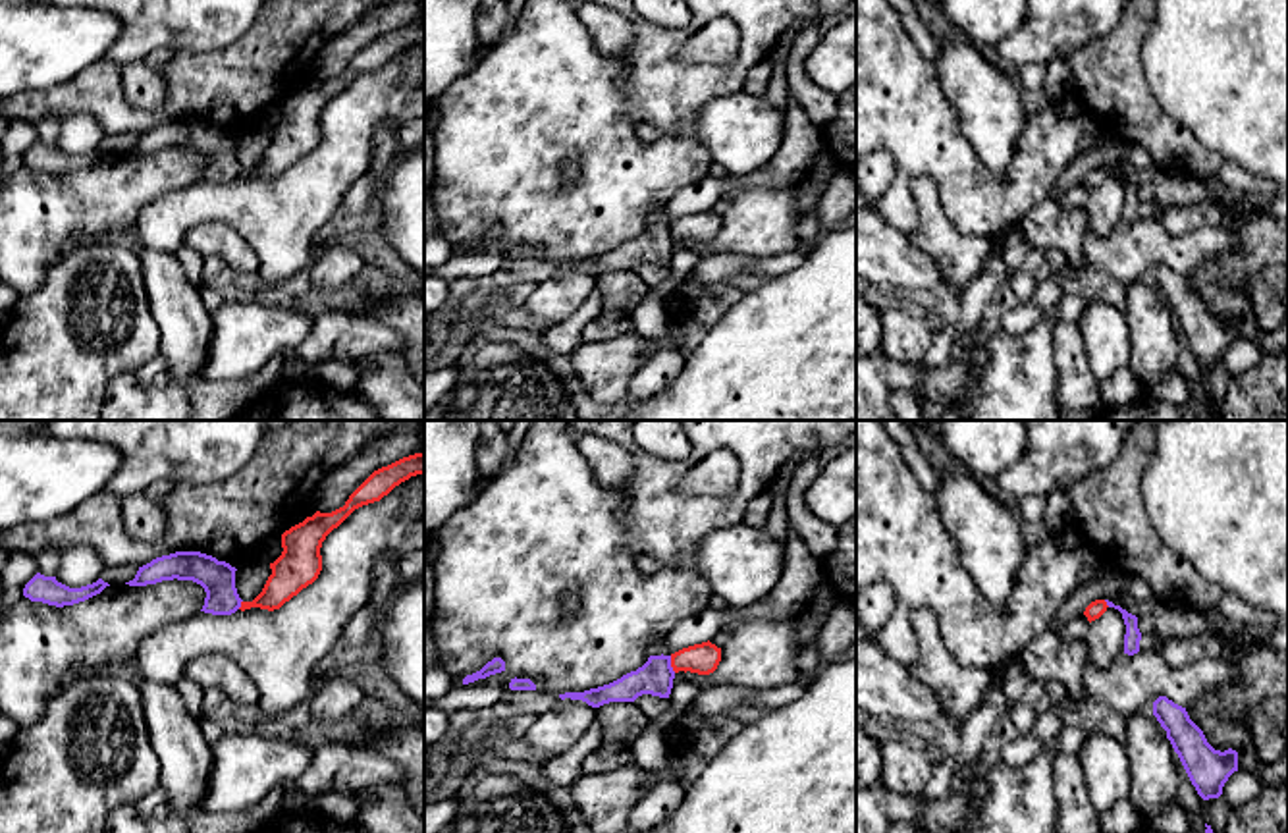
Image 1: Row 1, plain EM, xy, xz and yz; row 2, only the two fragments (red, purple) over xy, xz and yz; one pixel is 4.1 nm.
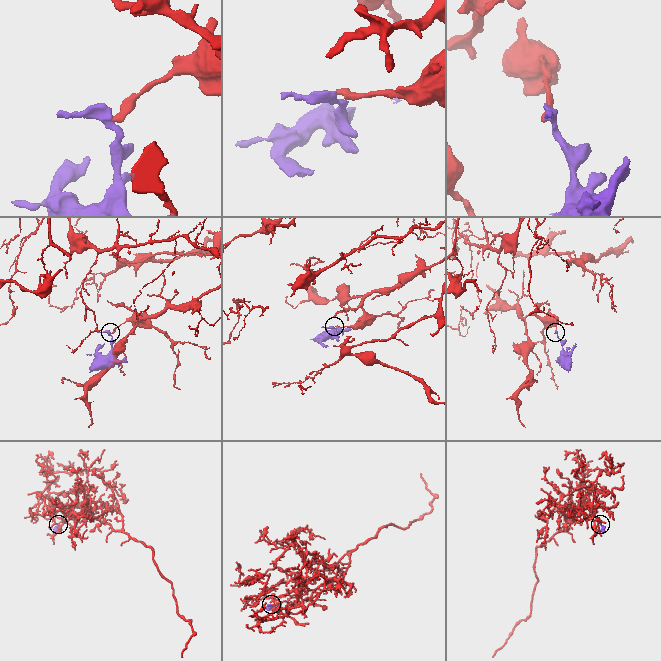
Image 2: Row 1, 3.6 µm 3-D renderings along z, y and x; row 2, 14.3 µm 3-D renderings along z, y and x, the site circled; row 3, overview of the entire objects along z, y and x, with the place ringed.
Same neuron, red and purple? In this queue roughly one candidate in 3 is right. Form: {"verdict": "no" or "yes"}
{"verdict": "no"}

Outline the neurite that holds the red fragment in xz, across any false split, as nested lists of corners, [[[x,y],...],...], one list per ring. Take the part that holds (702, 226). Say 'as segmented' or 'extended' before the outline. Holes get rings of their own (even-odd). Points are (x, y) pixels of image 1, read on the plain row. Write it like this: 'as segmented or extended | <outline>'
as segmented | [[[710,208],[671,222],[671,235],[675,241],[690,239],[698,243],[710,243],[717,237],[719,229],[721,216],[717,216]]]

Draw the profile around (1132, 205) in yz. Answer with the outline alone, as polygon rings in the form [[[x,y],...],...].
[[[1105,168],[1109,175],[1114,175],[1122,181],[1126,202],[1124,202],[1124,222],[1134,224],[1140,220],[1140,208],[1141,201],[1138,197],[1138,185],[1122,177],[1120,174],[1114,174],[1113,170]]]

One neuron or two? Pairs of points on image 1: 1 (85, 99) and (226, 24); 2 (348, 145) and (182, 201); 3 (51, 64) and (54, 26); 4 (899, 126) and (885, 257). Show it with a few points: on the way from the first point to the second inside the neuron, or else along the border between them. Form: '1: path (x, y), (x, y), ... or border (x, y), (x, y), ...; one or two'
1: border (220, 49), (176, 53); two
2: path (307, 186), (292, 201), (222, 201); one
3: path (51, 54), (54, 35); one
4: border (876, 209), (909, 238); two

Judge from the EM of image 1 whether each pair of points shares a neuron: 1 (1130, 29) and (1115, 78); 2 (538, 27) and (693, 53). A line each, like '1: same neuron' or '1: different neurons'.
1: same neuron
2: different neurons

